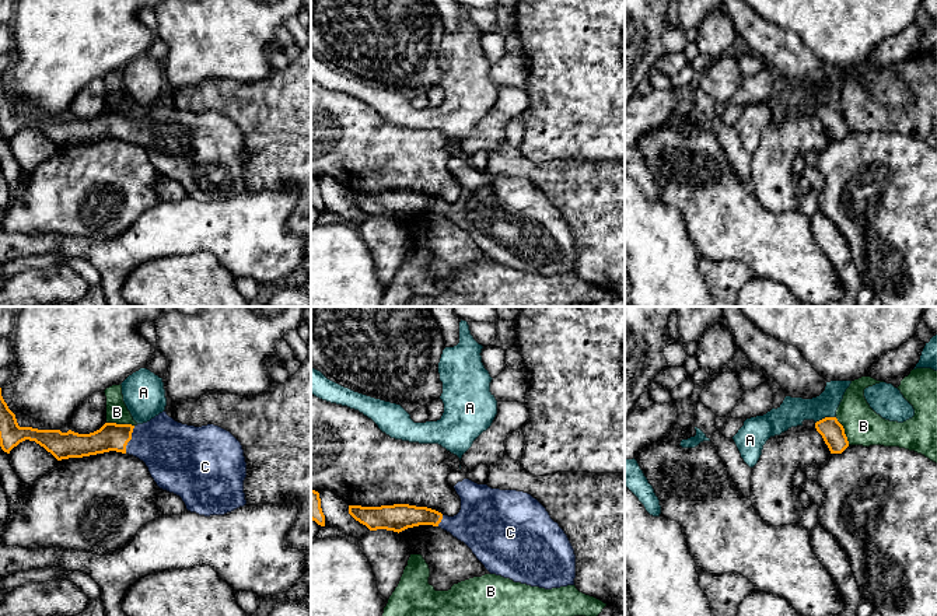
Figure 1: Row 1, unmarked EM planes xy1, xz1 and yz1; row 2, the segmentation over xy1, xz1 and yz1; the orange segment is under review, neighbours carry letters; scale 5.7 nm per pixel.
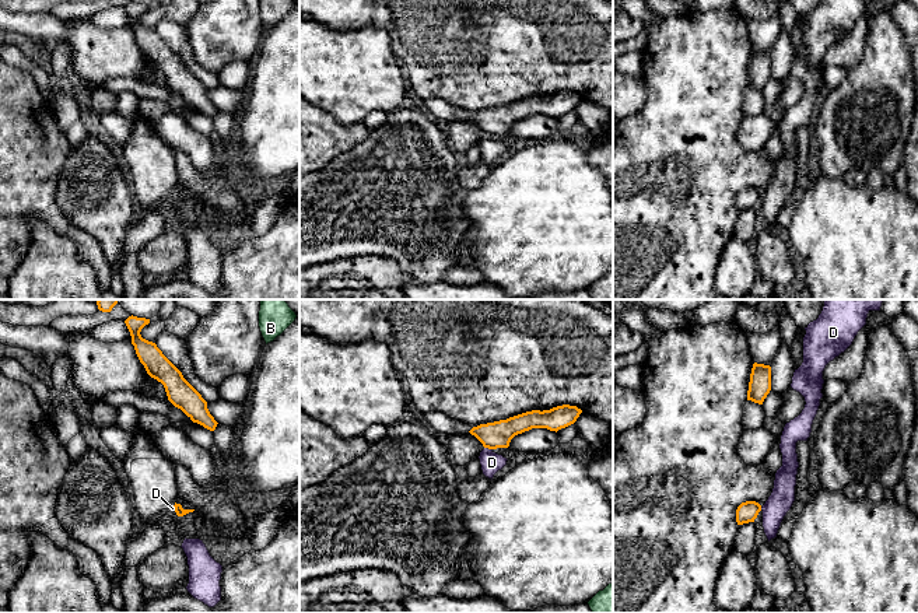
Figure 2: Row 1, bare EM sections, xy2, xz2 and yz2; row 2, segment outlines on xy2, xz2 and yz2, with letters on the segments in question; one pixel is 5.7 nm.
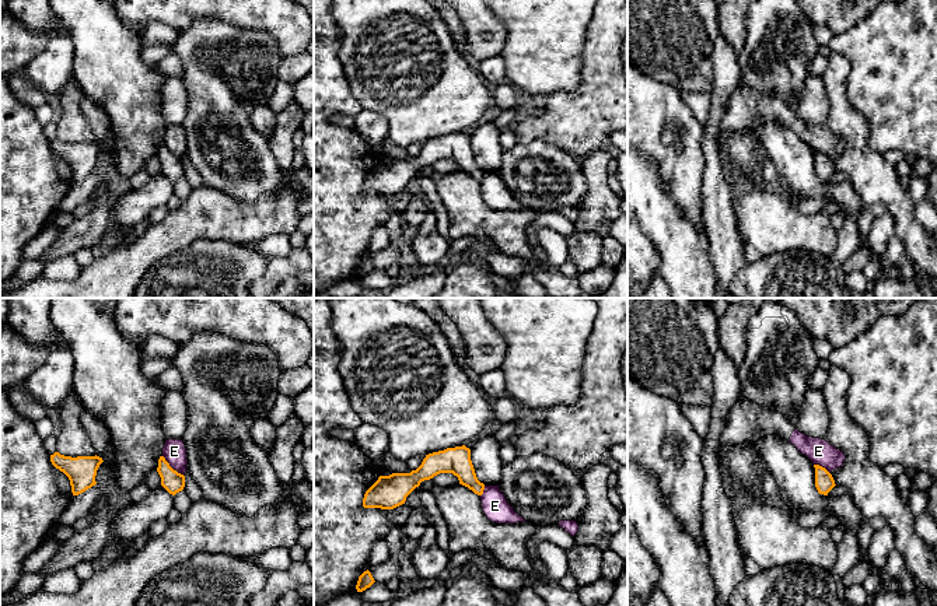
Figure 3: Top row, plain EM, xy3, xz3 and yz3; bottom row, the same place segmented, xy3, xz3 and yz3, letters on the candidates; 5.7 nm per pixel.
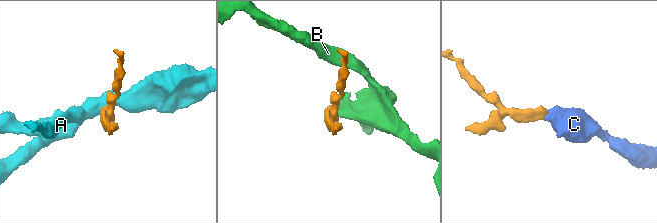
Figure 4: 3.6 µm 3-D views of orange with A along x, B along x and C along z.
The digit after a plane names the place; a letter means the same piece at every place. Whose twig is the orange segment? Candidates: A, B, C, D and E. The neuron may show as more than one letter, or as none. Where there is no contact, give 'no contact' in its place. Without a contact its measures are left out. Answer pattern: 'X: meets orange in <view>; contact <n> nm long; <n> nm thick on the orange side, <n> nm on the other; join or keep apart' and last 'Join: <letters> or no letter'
A: meets orange in yz1; contact 120 nm long; 140 nm thick on the orange side, 160 nm on the other; keep apart
B: meets orange in xy1; contact 160 nm long; 160 nm thick on the orange side, 130 nm on the other; keep apart
C: meets orange in xy1; contact 170 nm long; 160 nm thick on the orange side, 340 nm on the other; join
D: meets orange in xz2; contact 50 nm long; 160 nm thick on the orange side, 120 nm on the other; keep apart
E: meets orange in xy3; contact 170 nm long; 120 nm thick on the orange side, 140 nm on the other; keep apart
Join: C

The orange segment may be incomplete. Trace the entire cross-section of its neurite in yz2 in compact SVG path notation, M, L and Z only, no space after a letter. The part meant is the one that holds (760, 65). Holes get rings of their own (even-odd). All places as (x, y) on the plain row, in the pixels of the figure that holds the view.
M753 50L747 87L763 91L771 77L771 53L764 50Z

